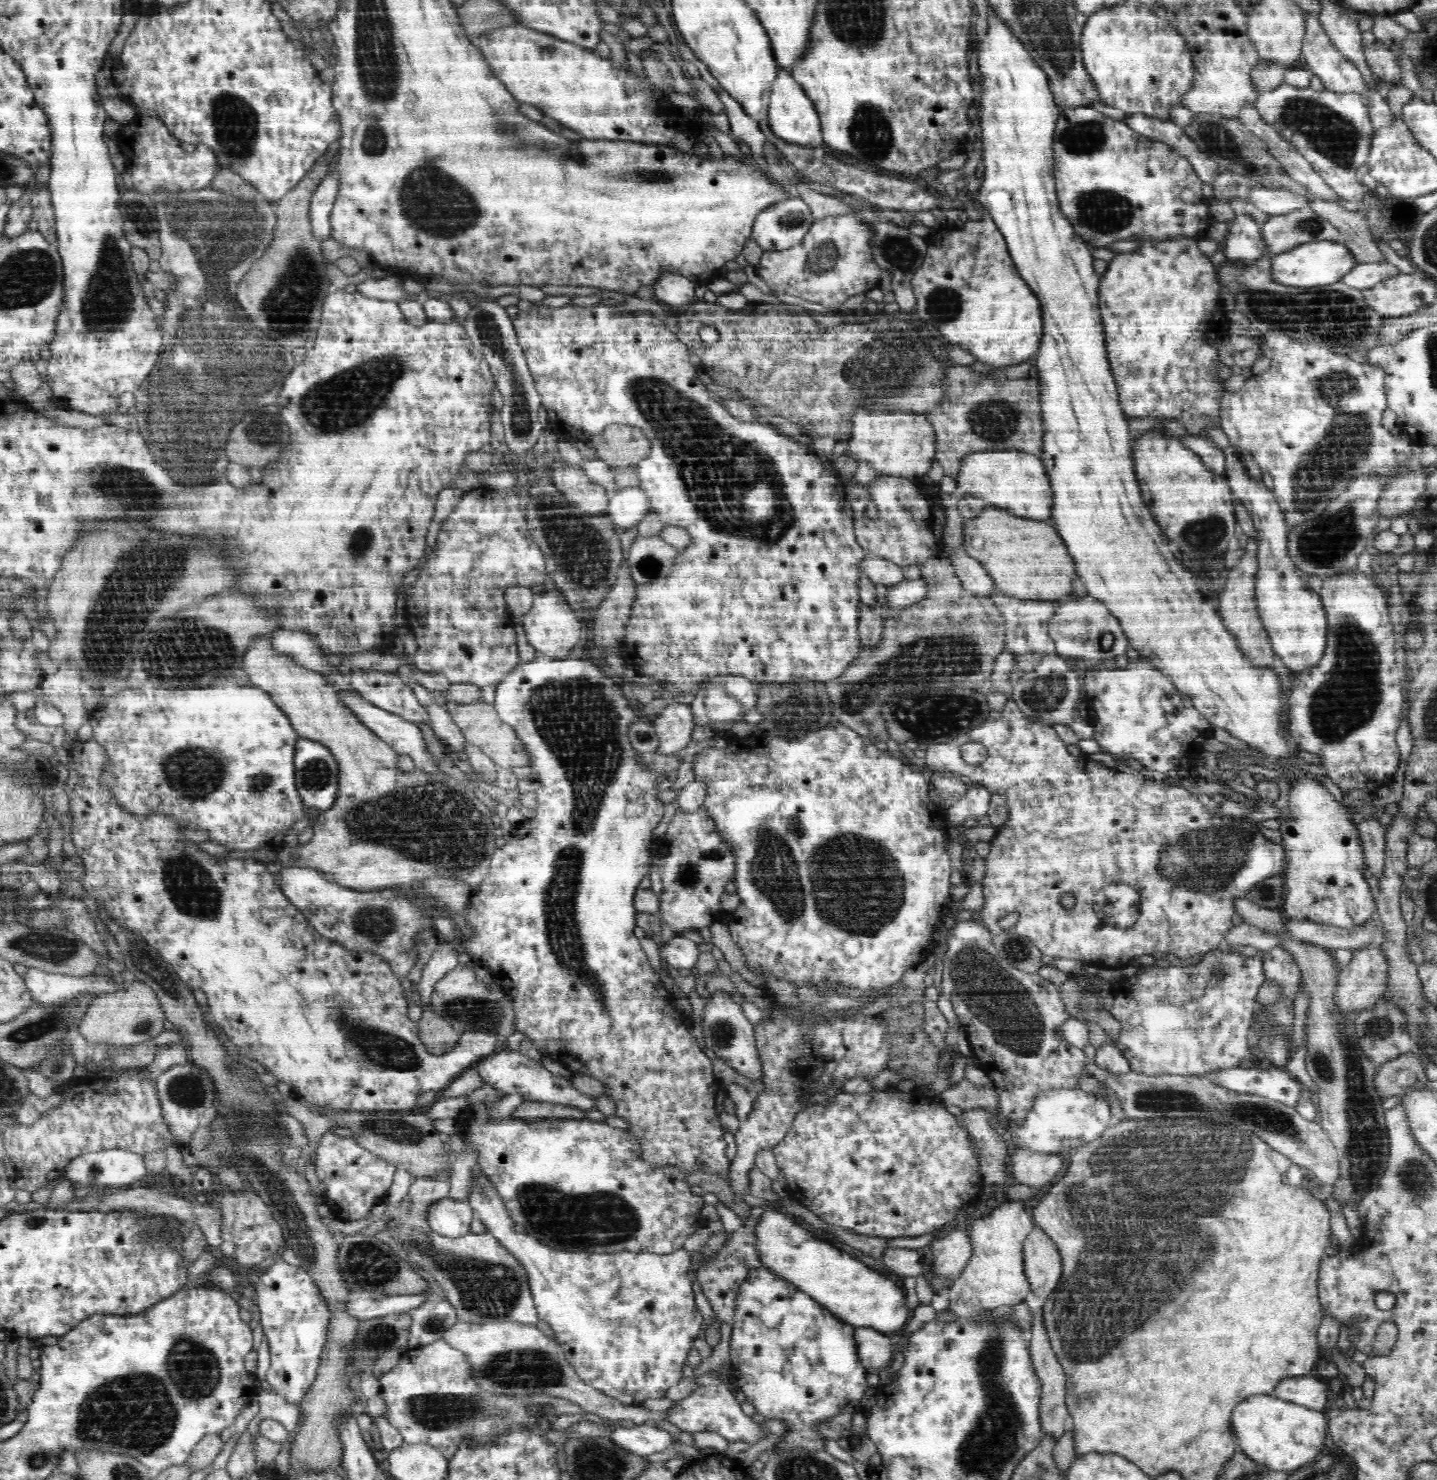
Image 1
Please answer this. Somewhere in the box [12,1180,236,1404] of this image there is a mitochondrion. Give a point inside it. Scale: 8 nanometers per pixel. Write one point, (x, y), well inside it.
(33, 1221)

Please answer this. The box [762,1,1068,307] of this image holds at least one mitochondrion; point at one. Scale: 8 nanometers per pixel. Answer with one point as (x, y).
(872, 140)

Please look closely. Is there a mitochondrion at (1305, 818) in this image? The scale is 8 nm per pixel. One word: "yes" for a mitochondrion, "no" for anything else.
no

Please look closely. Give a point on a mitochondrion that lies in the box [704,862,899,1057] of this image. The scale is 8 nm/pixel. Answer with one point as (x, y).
(722, 1033)

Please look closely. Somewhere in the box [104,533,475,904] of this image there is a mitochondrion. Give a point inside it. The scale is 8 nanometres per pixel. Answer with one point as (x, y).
(206, 650)

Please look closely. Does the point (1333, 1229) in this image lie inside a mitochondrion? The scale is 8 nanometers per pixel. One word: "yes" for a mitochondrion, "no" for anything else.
no

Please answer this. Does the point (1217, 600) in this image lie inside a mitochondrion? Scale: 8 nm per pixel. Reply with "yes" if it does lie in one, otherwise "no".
no

